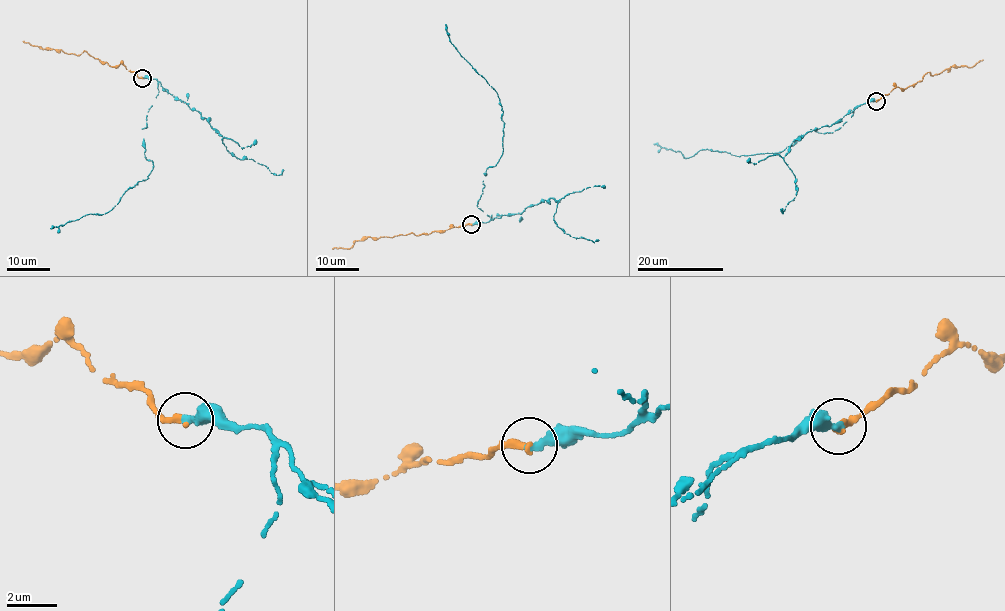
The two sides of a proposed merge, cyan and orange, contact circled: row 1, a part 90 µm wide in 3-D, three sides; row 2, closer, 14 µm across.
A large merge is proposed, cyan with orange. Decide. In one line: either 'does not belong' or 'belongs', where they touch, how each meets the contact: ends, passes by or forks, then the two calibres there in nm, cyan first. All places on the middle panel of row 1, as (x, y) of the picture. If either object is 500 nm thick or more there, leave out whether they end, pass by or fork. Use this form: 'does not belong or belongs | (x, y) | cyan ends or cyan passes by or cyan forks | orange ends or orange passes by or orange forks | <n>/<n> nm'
belongs | (471, 224) | cyan ends | orange ends | 360/320 nm

